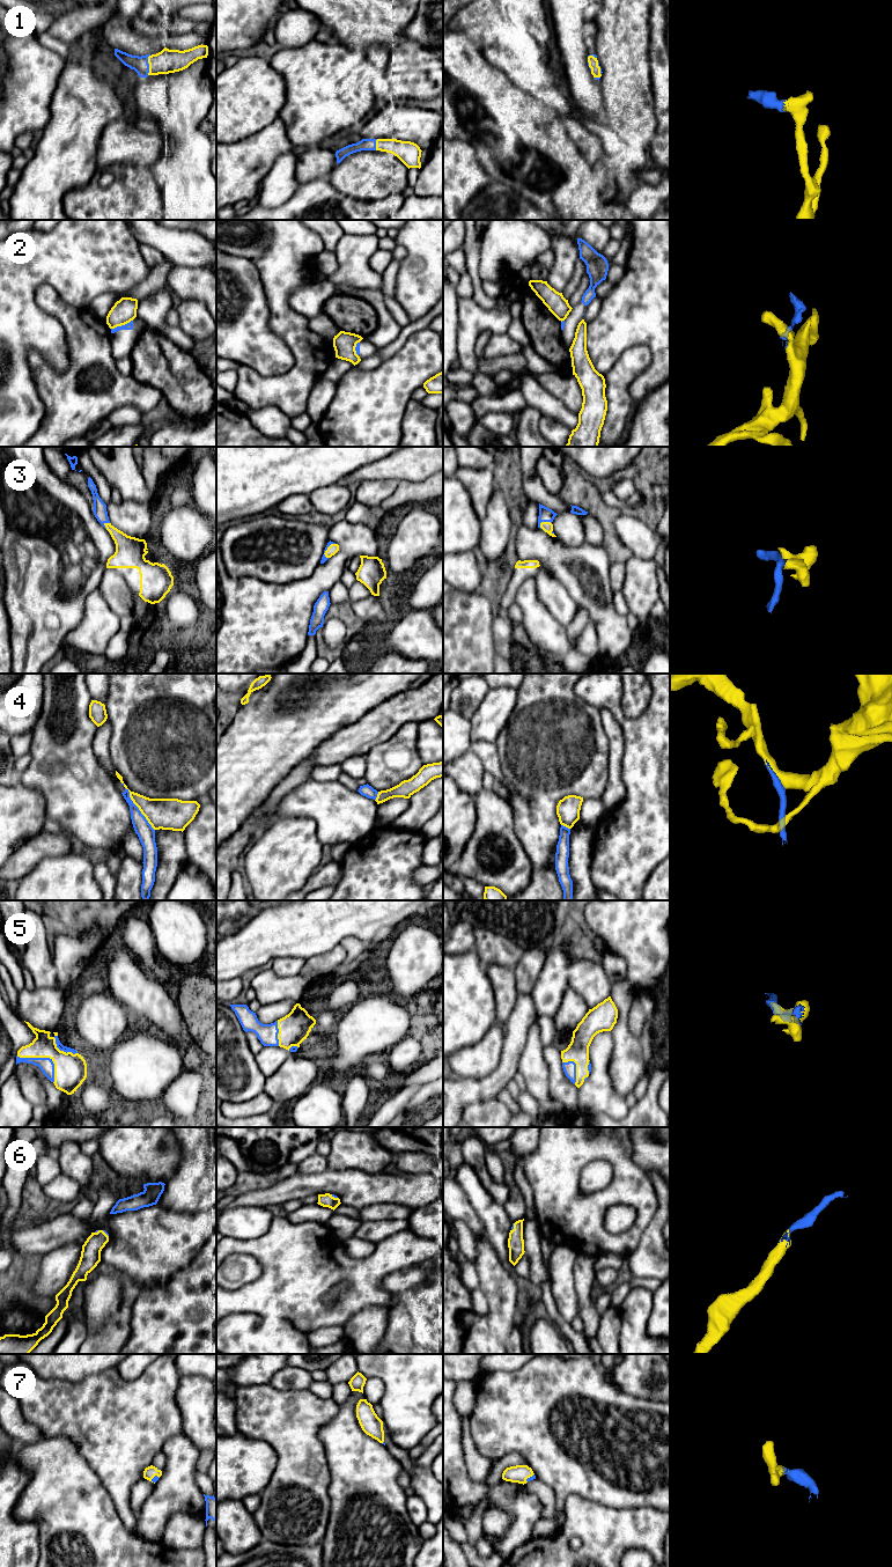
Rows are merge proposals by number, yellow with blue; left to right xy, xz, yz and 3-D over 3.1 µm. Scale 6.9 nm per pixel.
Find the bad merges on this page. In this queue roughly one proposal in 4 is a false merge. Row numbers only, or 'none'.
2, 4

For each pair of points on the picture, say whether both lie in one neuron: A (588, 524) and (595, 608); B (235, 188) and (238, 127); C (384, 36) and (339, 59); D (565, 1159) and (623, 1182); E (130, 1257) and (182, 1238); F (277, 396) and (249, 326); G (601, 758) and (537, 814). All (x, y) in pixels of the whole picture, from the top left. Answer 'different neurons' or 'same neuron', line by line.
A: different neurons
B: different neurons
C: different neurons
D: same neuron
E: same neuron
F: different neurons
G: same neuron

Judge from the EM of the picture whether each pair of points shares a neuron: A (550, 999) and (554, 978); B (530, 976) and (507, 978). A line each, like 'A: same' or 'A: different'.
A: same
B: different

